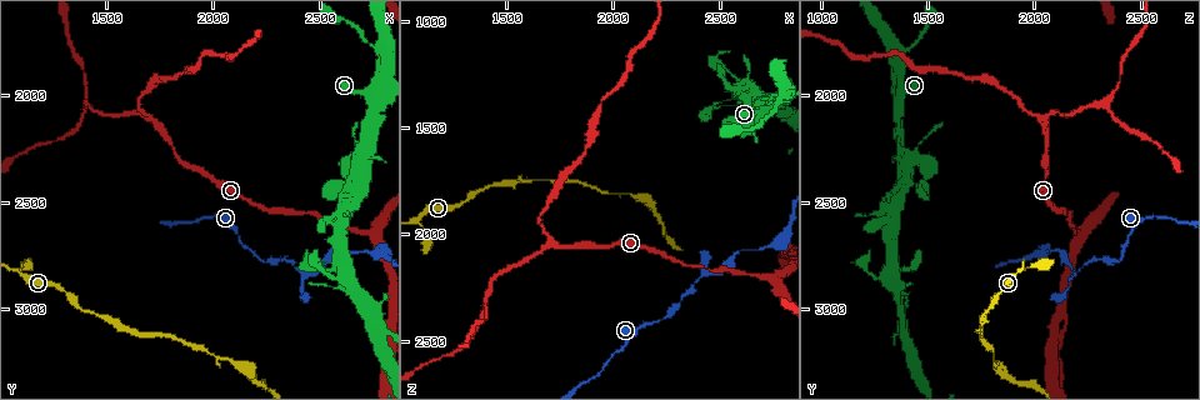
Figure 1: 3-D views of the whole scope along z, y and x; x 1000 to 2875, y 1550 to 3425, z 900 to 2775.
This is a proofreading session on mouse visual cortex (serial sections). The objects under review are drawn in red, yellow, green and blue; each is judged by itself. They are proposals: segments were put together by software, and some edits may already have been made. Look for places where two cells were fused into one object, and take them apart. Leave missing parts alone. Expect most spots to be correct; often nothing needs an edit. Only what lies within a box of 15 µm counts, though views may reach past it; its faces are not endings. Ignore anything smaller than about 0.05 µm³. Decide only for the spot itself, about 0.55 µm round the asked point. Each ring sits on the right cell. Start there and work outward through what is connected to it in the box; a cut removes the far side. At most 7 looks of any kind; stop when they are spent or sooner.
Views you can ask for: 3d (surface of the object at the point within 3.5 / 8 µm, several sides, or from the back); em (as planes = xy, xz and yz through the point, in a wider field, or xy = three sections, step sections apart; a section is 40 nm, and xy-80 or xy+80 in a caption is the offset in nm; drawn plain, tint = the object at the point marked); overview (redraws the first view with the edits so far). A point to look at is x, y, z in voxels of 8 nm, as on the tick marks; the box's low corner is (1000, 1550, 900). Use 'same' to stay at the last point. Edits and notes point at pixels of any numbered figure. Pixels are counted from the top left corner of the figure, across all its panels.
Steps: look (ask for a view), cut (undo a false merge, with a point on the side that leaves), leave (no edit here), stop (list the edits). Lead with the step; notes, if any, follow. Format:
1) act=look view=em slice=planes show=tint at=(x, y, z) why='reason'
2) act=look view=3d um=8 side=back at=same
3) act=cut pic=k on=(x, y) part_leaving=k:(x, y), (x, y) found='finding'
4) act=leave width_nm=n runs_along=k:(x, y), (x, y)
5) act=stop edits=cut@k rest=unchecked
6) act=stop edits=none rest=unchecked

act=look view=3d um=3.5 at=(2730, 1970, 1390) why='narrows sharply'

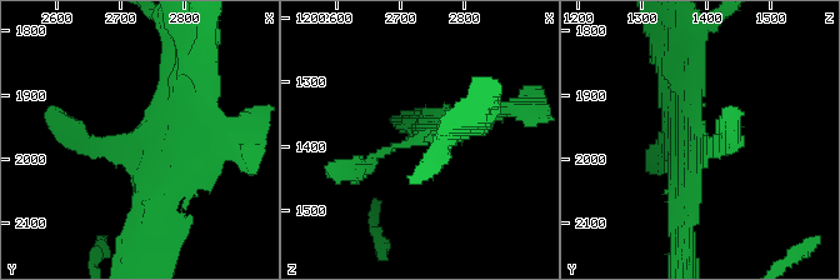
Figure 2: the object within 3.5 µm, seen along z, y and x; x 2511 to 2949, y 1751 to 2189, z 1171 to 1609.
act=look view=em slice=xy step=1 show=tint at=(2735, 1960, 1390)

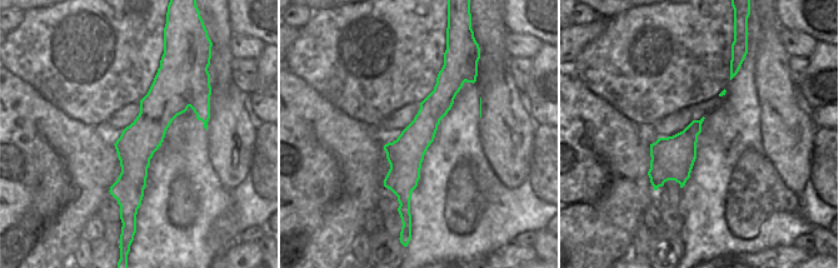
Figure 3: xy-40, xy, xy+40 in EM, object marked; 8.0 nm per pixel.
act=leave runs_along=3:(442, 75), (404, 200) found='continuous, no second cell'

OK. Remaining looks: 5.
act=look view=3d um=3.5 side=back at=(2610, 2860, 1300) why='arms part here'

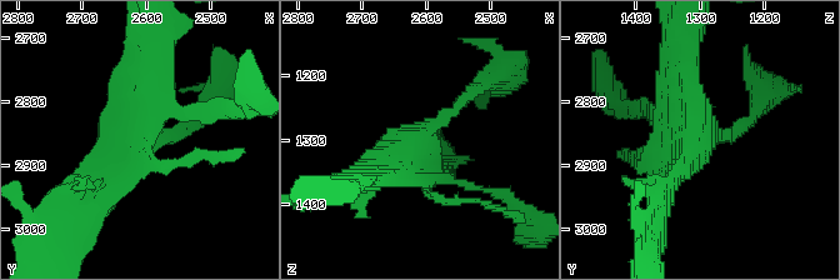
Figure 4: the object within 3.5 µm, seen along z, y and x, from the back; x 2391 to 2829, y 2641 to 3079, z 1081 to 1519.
act=look view=em slice=xy step=5 show=tint at=(2605, 2850, 1295) why='need the tissue'

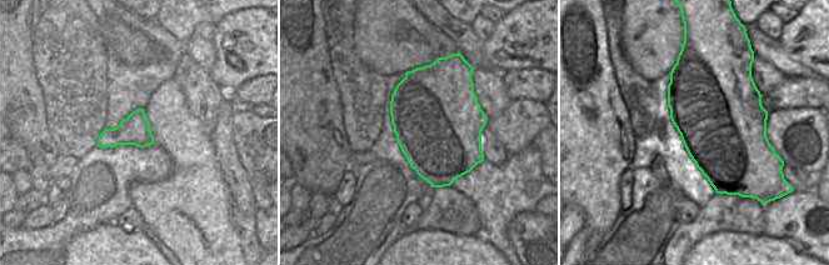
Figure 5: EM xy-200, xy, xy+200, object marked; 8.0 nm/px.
act=leave runs_along=4:(143, 36), (139, 121), (89, 186) found='all the same cell'

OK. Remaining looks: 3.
act=look view=3d um=8 at=(2410, 2820, 2210)

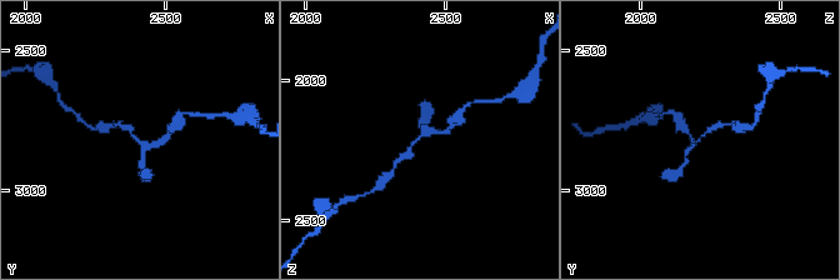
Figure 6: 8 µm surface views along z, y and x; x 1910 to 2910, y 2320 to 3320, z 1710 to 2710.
act=look view=3d um=3.5 at=(2410, 2830, 2210) why='zoom in'

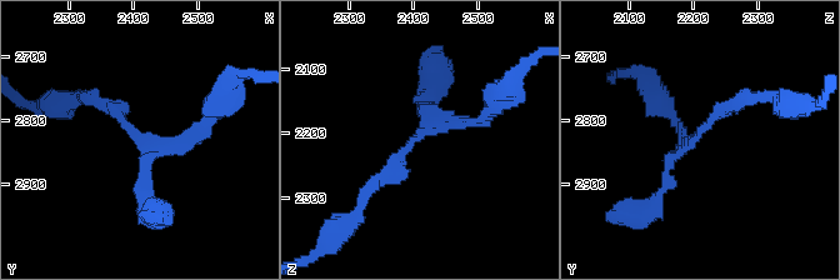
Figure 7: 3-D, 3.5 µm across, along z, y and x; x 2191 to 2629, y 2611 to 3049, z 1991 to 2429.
act=look view=em slice=xy step=1 show=tint at=(2410, 2825, 2205)

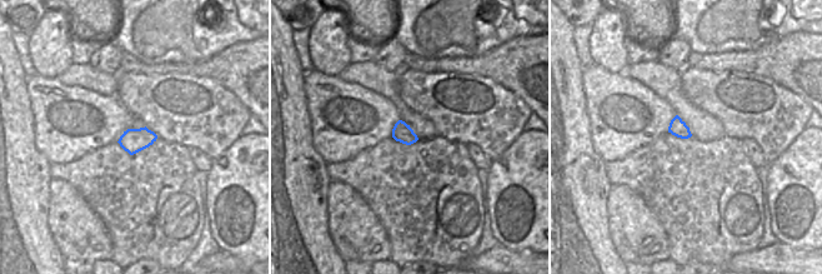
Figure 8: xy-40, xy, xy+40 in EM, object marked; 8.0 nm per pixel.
act=leave found='one cell here'

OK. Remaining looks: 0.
act=stop edits=none rest=unchecked

